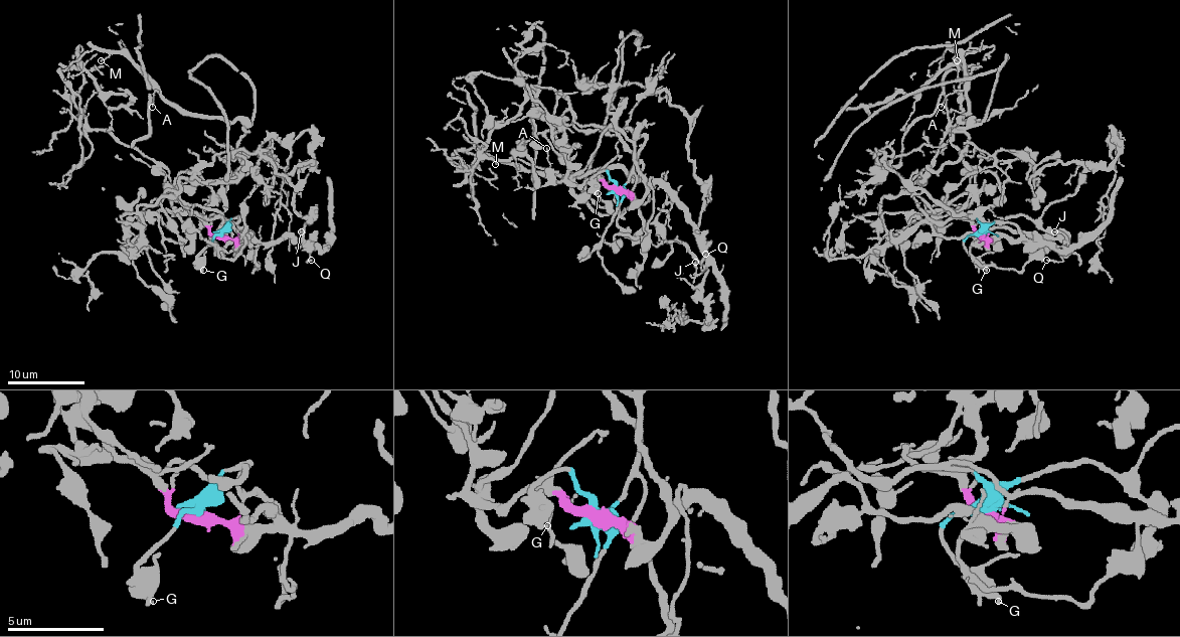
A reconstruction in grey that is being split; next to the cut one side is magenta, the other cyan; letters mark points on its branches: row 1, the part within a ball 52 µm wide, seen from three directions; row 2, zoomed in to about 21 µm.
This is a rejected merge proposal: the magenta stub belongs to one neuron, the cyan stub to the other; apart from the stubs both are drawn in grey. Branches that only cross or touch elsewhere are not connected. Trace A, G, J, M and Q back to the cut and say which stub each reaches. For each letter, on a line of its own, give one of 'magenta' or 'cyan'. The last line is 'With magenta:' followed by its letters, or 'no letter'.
A: cyan
G: cyan
J: magenta
M: cyan
Q: magenta
With magenta: J, Q

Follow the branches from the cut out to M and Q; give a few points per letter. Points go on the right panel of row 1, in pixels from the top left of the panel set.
M: (980, 235), (975, 218), (934, 222), (909, 187), (967, 143), (957, 60)
Q: (980, 235), (992, 242), (977, 242), (1003, 237), (1048, 242), (1061, 259), (1046, 259)

